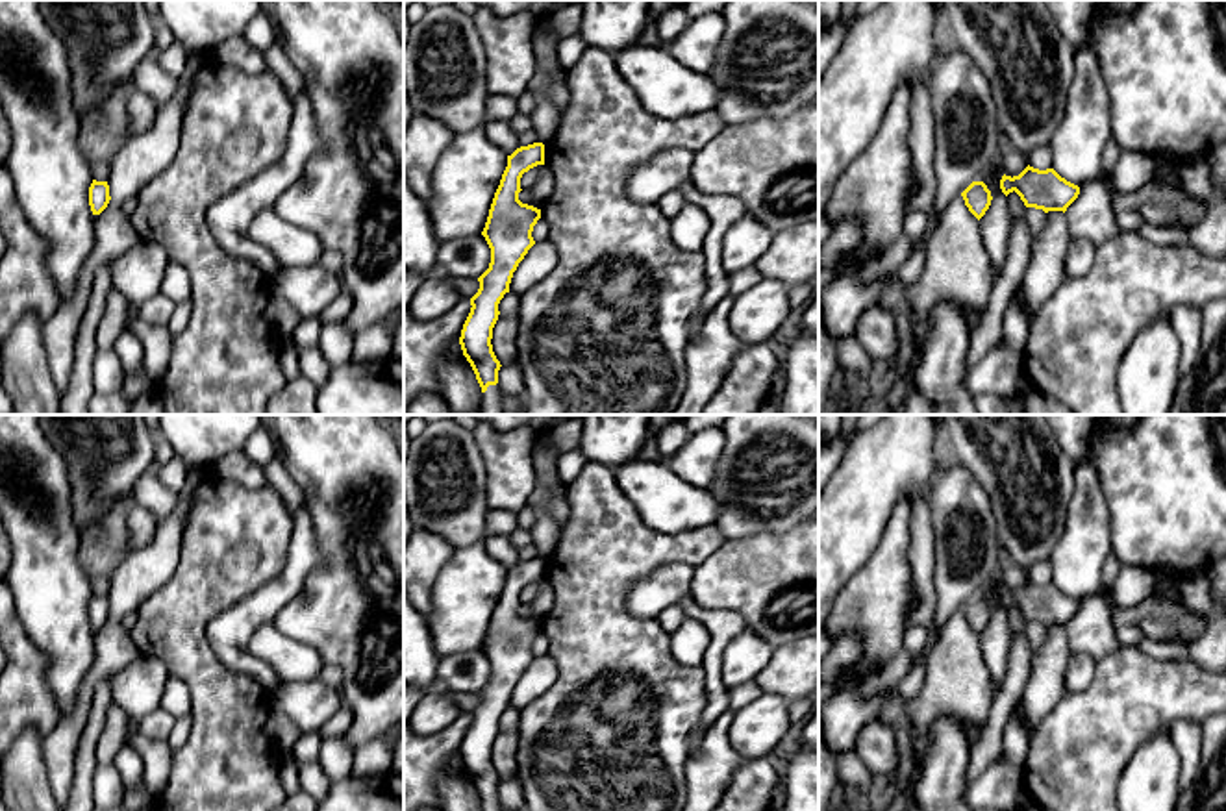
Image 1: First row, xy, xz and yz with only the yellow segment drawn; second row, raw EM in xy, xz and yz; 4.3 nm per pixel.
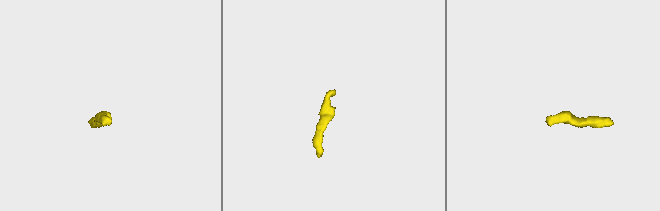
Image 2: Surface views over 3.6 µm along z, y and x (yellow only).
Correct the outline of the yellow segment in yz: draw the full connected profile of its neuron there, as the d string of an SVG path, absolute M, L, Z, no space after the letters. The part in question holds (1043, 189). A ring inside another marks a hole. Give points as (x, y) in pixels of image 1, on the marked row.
M1026 167L1019 176L1002 176L1000 189L1007 196L1017 193L1026 207L1067 211L1078 198L1080 187L1061 178L1054 168L1039 170Z

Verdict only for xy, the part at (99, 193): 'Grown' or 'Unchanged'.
Unchanged

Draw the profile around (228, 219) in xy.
M302 89L293 102L293 122L283 157L209 206L206 222L219 246L256 263L267 276L280 270L270 250L250 235L250 224L259 211L274 207L280 194L300 178L306 159L320 146L313 107Z

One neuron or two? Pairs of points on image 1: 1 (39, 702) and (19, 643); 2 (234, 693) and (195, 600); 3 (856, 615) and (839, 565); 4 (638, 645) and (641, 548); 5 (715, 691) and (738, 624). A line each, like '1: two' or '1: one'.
1: one
2: one
3: two
4: one
5: one

